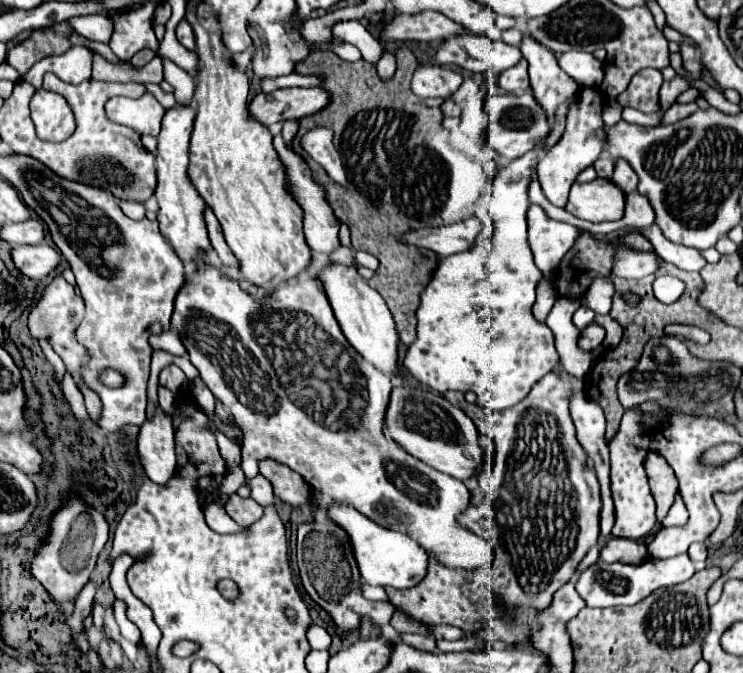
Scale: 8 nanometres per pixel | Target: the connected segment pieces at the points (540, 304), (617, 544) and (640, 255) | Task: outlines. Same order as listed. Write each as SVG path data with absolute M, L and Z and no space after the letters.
M542 281L542 283L538 285L538 297L536 297L536 303L534 303L534 317L536 317L540 323L546 321L546 317L548 317L552 305L554 305L554 301L556 301L554 289L552 289L546 281Z
M612 537L600 551L600 559L606 563L644 563L648 559L646 545L634 539L616 539Z
M618 247L616 267L612 275L642 279L656 271L656 267L658 267L656 255L648 255L645 251L636 251L628 247Z

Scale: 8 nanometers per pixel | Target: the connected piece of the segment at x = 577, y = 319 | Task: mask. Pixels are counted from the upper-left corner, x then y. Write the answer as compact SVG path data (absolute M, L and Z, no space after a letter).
M580 307L576 313L574 313L574 325L582 331L582 329L586 329L590 323L592 323L592 319L594 319L594 311L590 311L590 309L584 309L584 307Z

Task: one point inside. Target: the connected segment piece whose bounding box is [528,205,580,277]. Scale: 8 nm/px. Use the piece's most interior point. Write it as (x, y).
(544, 234)

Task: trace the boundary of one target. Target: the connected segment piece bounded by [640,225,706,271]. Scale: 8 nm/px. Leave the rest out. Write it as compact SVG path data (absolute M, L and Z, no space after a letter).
M650 225L650 227L642 227L640 229L644 233L644 237L648 237L656 249L656 253L676 265L678 269L686 269L686 271L700 271L704 265L706 265L706 259L702 257L702 253L698 249L692 249L692 247L682 247L682 245L676 245L672 241L666 241L662 237L662 231L656 227L656 225Z

